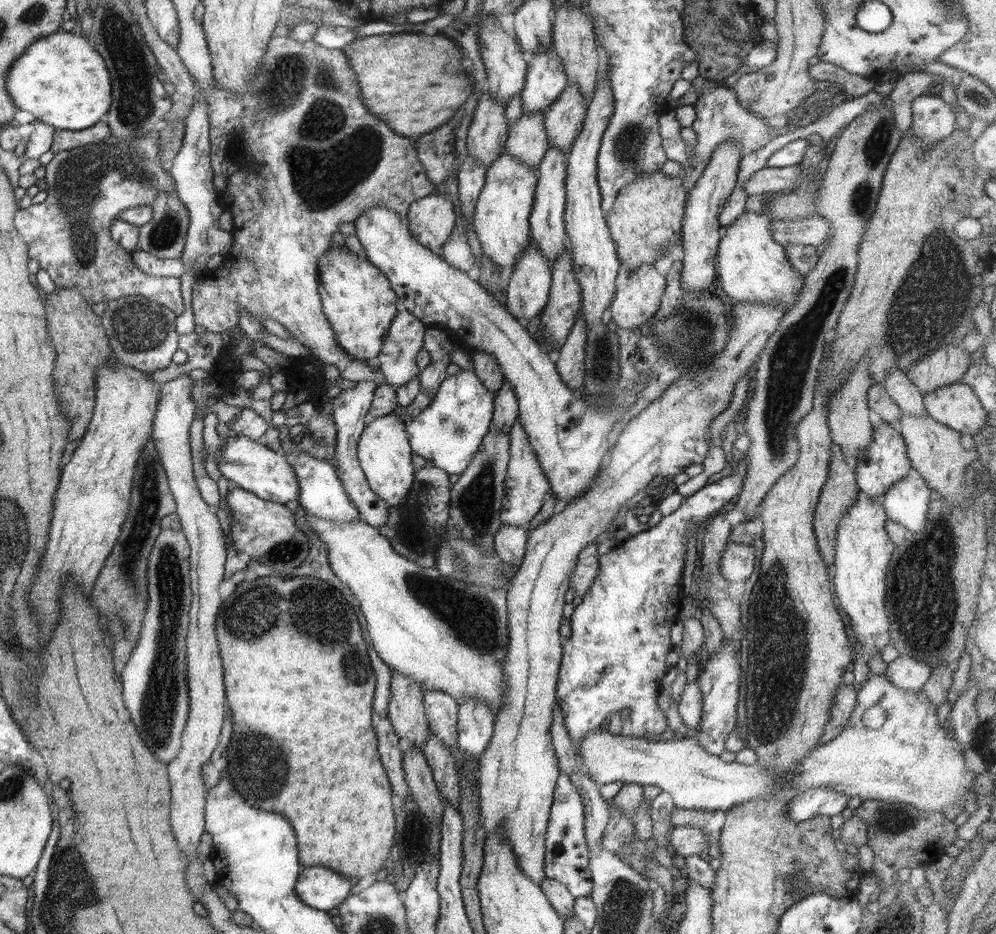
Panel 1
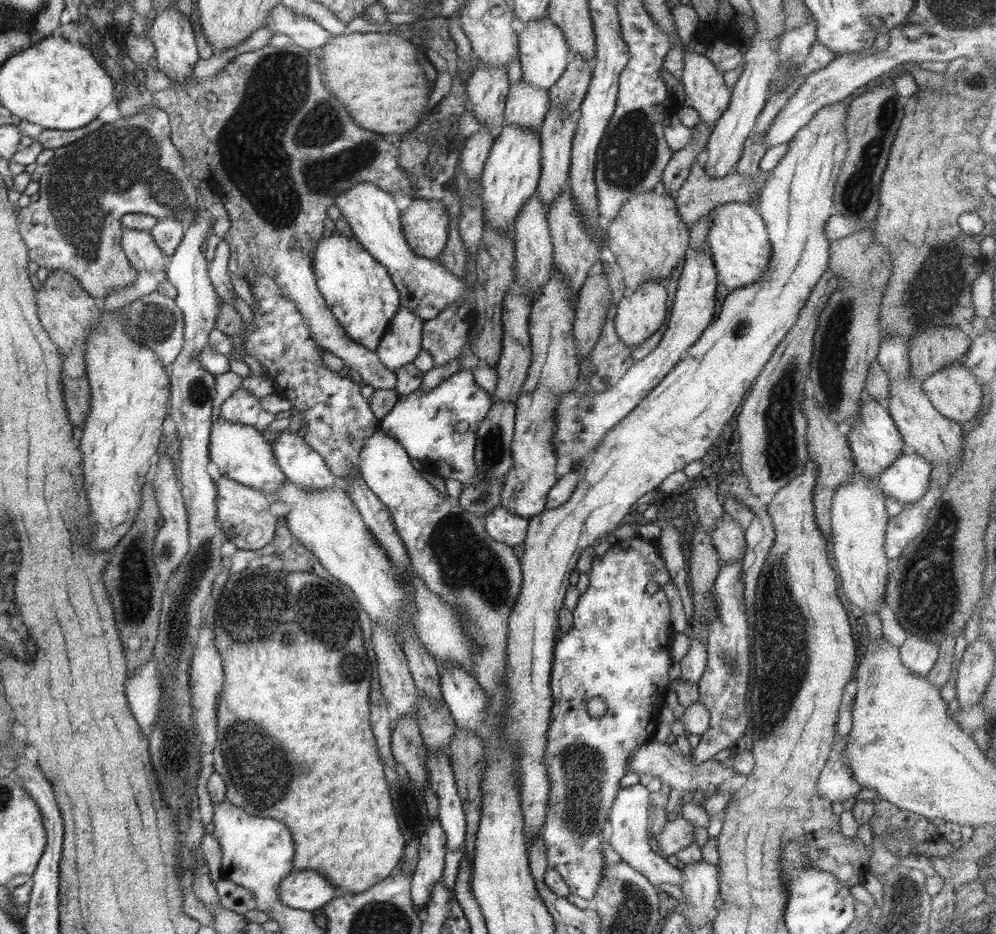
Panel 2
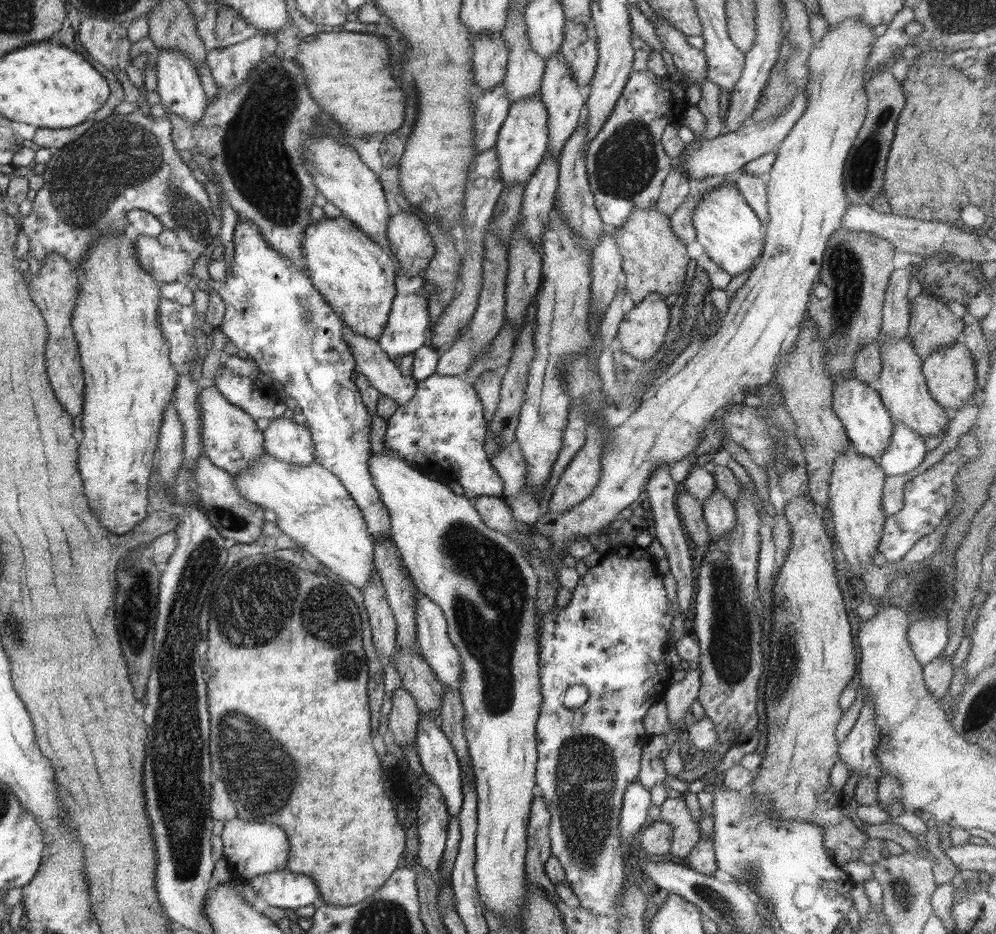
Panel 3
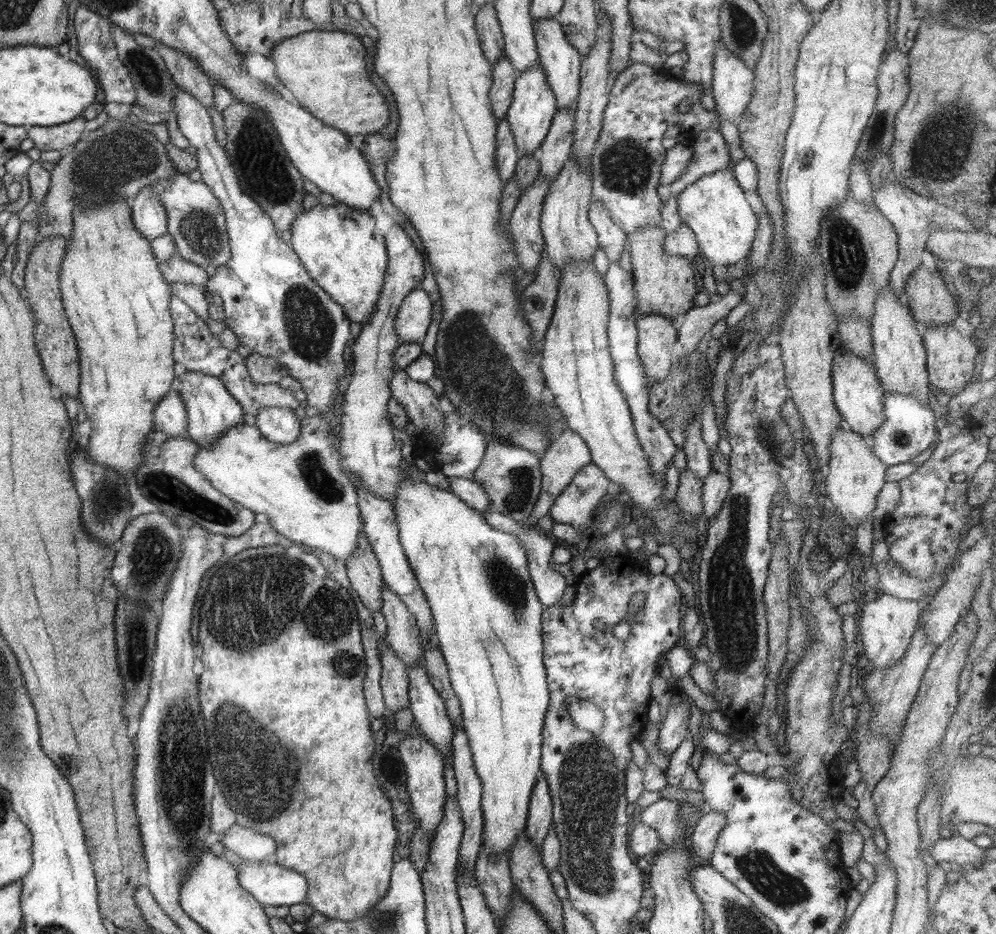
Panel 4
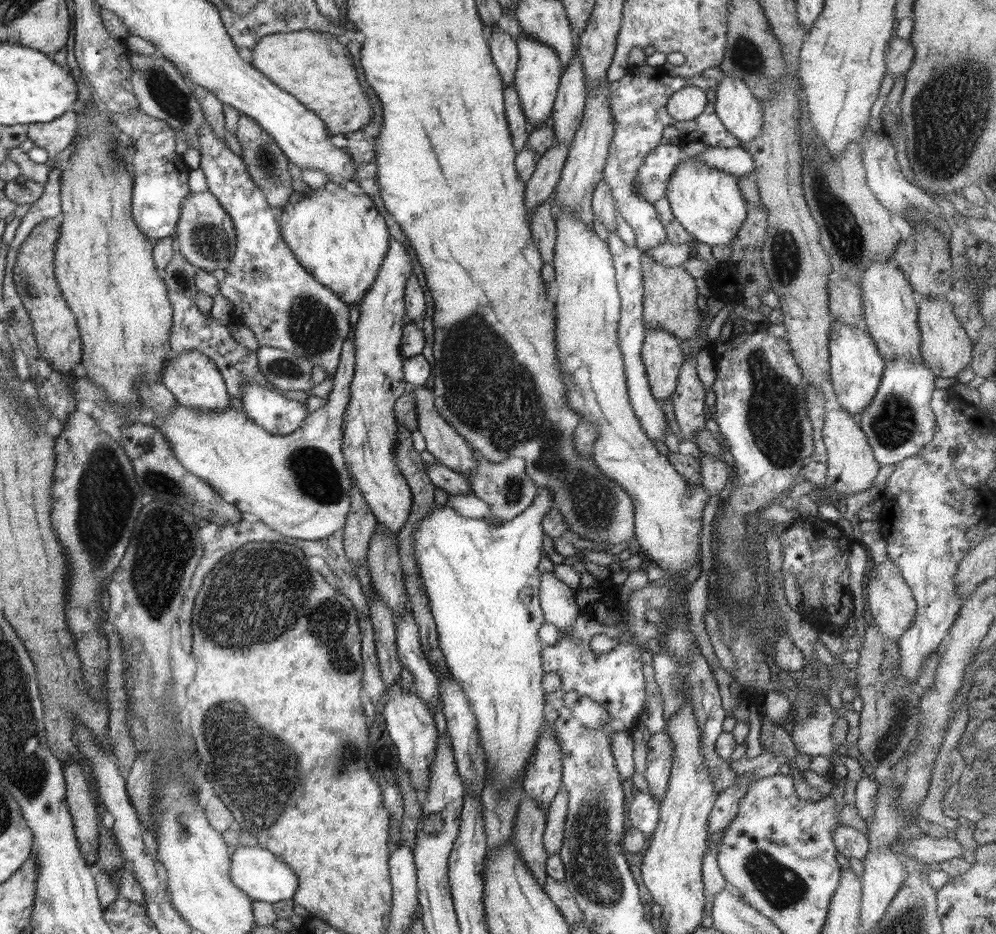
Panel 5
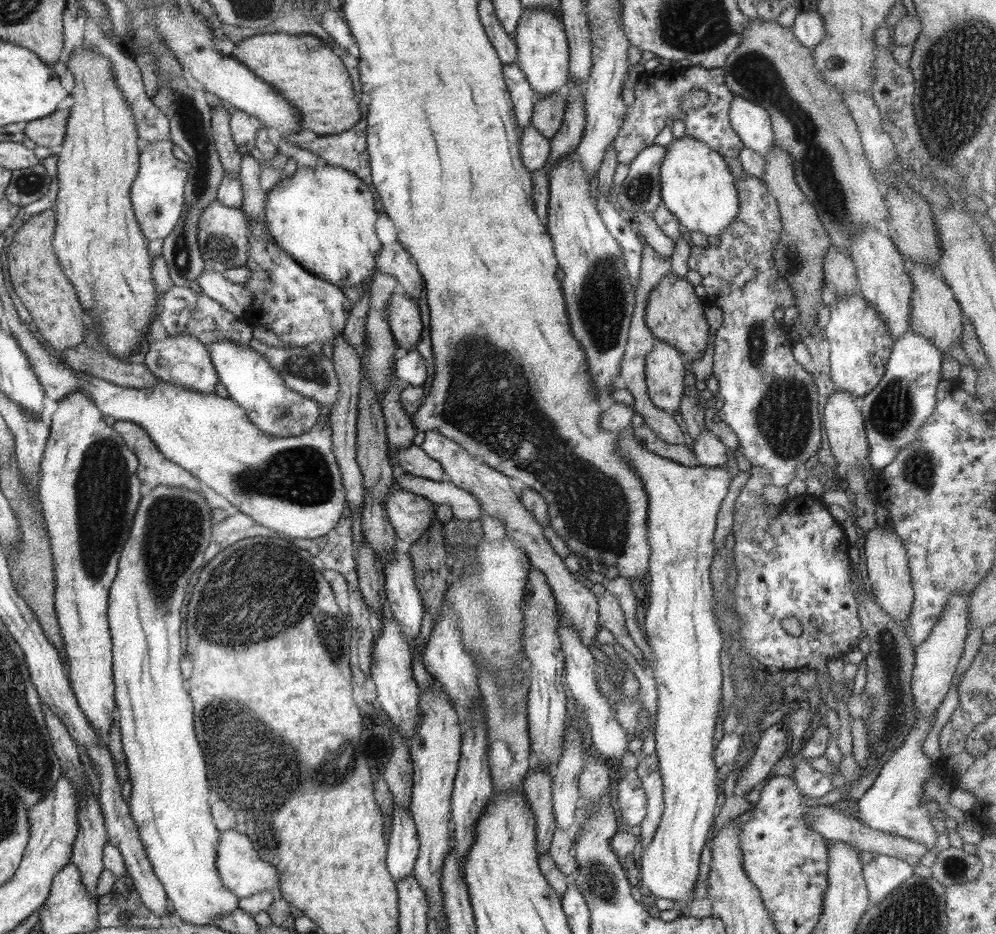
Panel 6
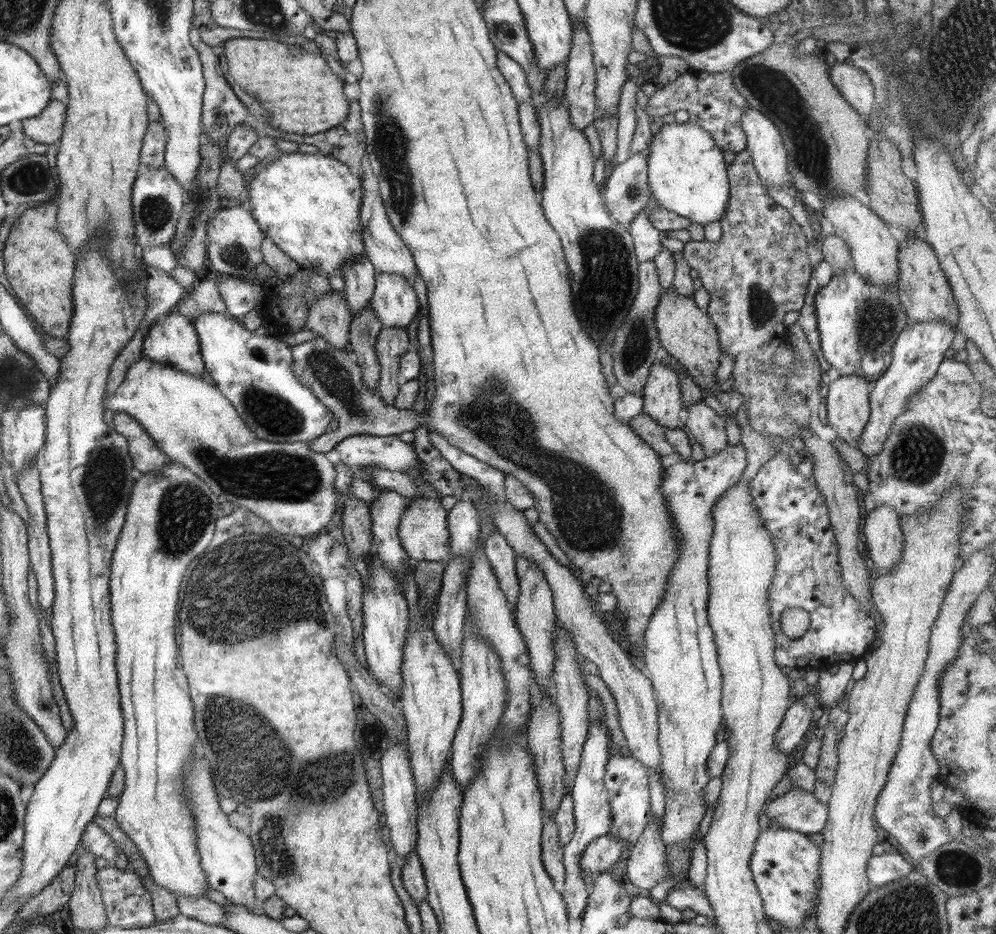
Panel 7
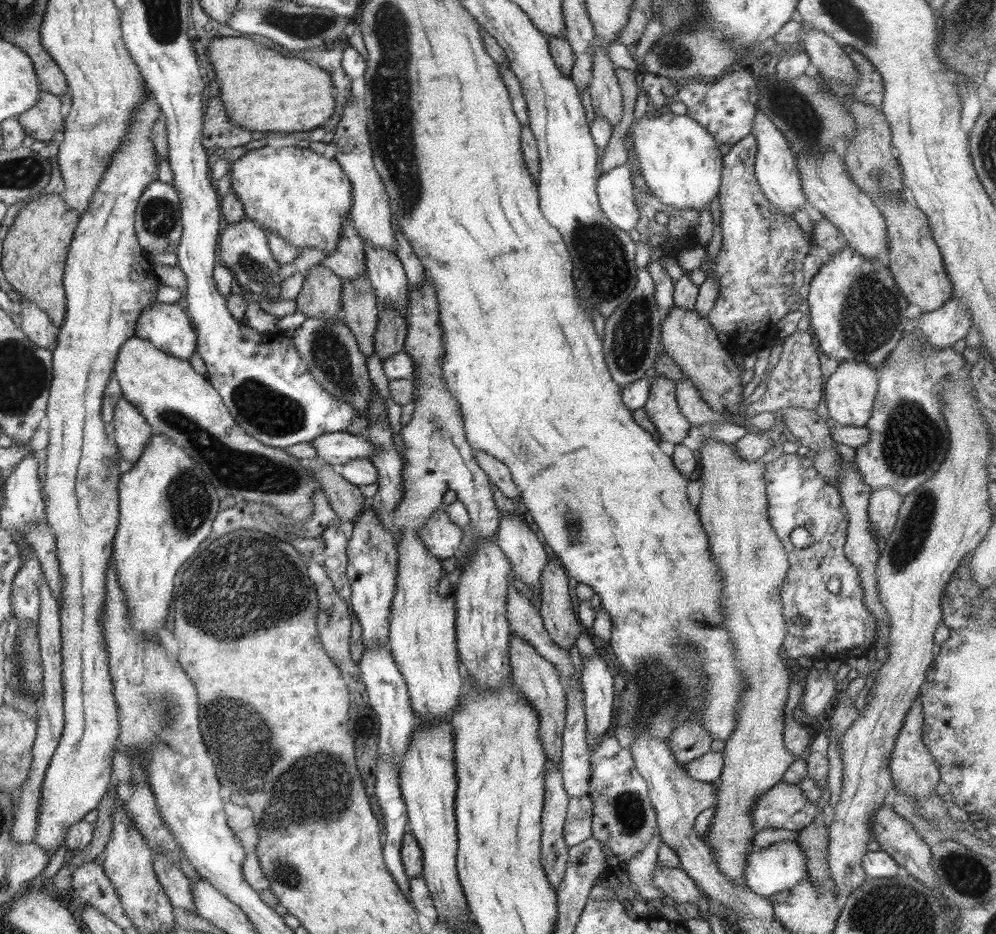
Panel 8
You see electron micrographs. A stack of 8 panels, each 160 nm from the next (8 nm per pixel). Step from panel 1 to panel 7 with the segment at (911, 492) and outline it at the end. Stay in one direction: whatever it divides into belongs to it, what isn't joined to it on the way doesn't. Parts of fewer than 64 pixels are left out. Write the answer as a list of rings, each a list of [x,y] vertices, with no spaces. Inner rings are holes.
[[[916,322],[906,326],[897,336],[892,351],[891,363],[886,372],[872,382],[870,396],[876,396],[876,412],[855,442],[855,446],[866,456],[877,455],[890,434],[894,420],[905,411],[907,398],[920,389],[936,374],[938,367],[945,363],[946,352],[956,336],[956,330],[946,322]]]

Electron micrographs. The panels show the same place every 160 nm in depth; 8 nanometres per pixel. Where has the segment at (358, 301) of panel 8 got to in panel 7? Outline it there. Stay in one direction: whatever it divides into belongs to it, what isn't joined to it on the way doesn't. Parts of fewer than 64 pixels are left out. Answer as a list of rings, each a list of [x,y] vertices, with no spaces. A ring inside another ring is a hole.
[[[368,306],[353,316],[352,326],[349,328],[352,355],[360,365],[363,383],[371,391],[377,391],[379,385],[381,366],[375,346],[382,327],[382,322]]]

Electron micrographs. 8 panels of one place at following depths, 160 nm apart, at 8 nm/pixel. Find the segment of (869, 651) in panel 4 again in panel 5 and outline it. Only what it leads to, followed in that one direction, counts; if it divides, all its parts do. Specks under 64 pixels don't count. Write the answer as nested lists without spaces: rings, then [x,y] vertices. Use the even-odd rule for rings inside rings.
[[[890,556],[878,563],[878,566],[871,572],[872,577],[864,584],[867,616],[872,618],[887,639],[897,642],[913,623],[917,602],[912,589],[906,584],[904,577],[900,576],[896,561],[892,560]]]

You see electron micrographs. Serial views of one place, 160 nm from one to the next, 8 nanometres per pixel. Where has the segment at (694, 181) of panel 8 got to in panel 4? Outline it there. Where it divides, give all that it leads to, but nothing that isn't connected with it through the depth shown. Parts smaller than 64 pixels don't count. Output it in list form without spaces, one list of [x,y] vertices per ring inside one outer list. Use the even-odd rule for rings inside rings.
[[[722,116],[720,120],[719,131],[723,143],[727,143],[729,149],[728,166],[708,176],[701,176],[677,196],[678,214],[683,224],[692,230],[700,245],[700,252],[712,262],[712,266],[734,265],[744,258],[752,248],[759,223],[755,210],[746,201],[745,190],[738,184],[735,172],[732,170],[733,164],[746,159],[745,152],[741,148],[738,120],[724,119]]]

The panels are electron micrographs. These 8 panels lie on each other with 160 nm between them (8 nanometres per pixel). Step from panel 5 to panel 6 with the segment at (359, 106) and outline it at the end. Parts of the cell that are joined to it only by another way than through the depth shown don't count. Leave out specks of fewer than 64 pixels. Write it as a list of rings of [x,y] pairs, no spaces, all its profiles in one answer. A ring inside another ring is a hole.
[[[262,33],[236,44],[230,55],[296,107],[302,129],[321,136],[341,133],[365,115],[354,98],[352,79],[343,60],[313,34]]]

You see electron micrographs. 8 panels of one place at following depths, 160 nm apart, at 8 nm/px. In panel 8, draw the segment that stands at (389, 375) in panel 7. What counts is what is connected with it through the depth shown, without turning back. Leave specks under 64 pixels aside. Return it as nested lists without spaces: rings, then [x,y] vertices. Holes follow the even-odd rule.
[[[383,308],[378,316],[377,324],[373,344],[376,354],[384,362],[388,358],[392,358],[394,354],[404,350],[404,342],[406,342],[407,336],[406,320],[401,312]]]

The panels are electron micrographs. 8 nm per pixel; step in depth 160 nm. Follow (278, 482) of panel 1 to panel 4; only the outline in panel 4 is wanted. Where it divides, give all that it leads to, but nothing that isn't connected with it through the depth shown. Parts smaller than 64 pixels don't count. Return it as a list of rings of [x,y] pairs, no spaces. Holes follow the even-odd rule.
[[[180,370],[173,388],[184,401],[188,426],[187,438],[195,441],[199,446],[210,448],[216,437],[222,436],[230,428],[244,426],[244,411],[242,405],[228,392],[224,383],[216,376],[191,370]]]

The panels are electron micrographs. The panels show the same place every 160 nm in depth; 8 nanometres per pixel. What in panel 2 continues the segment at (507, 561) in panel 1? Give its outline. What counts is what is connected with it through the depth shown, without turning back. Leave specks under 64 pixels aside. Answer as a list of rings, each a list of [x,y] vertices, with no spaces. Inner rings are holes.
[[[501,504],[483,518],[485,531],[497,541],[512,548],[524,542],[529,529],[529,519],[518,516]]]

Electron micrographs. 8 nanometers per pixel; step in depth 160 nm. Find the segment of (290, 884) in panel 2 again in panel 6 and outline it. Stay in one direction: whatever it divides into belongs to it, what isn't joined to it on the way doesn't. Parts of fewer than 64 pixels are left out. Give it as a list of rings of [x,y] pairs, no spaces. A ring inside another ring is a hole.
[[[236,830],[220,831],[220,844],[216,849],[216,870],[218,871],[224,889],[234,893],[239,900],[256,896],[264,890],[278,892],[279,880],[275,866],[260,860],[258,852],[246,834]]]

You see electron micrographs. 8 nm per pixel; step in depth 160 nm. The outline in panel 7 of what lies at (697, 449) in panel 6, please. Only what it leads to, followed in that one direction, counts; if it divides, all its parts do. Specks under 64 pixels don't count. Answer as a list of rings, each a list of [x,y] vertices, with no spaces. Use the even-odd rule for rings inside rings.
[[[704,400],[685,406],[688,418],[686,428],[690,434],[703,446],[704,450],[712,448],[720,452],[728,446],[726,441],[725,421],[704,403]]]

